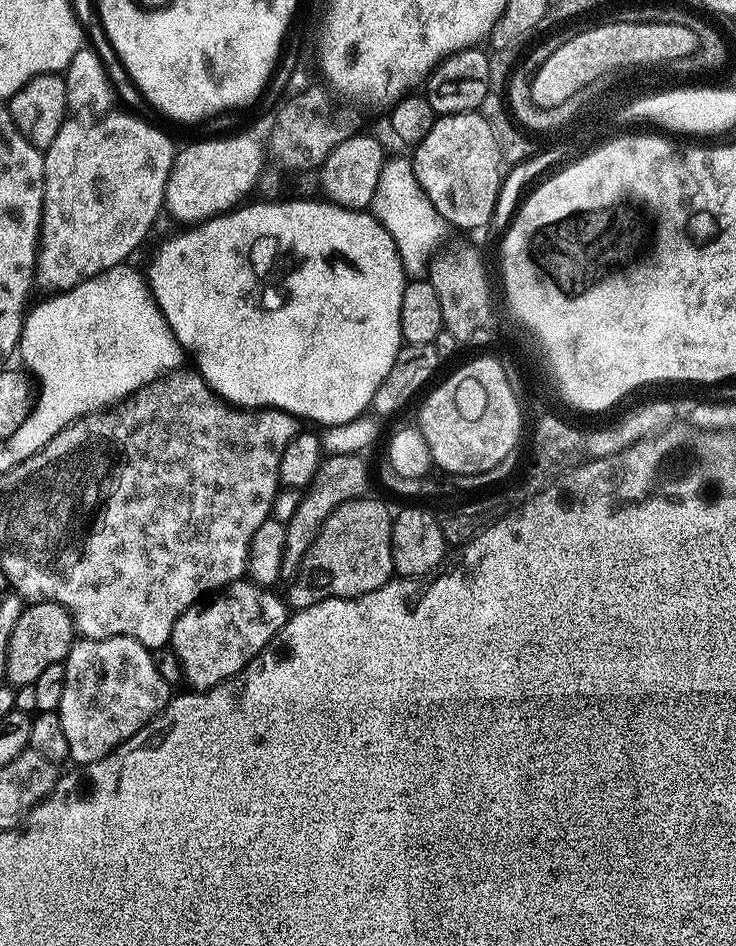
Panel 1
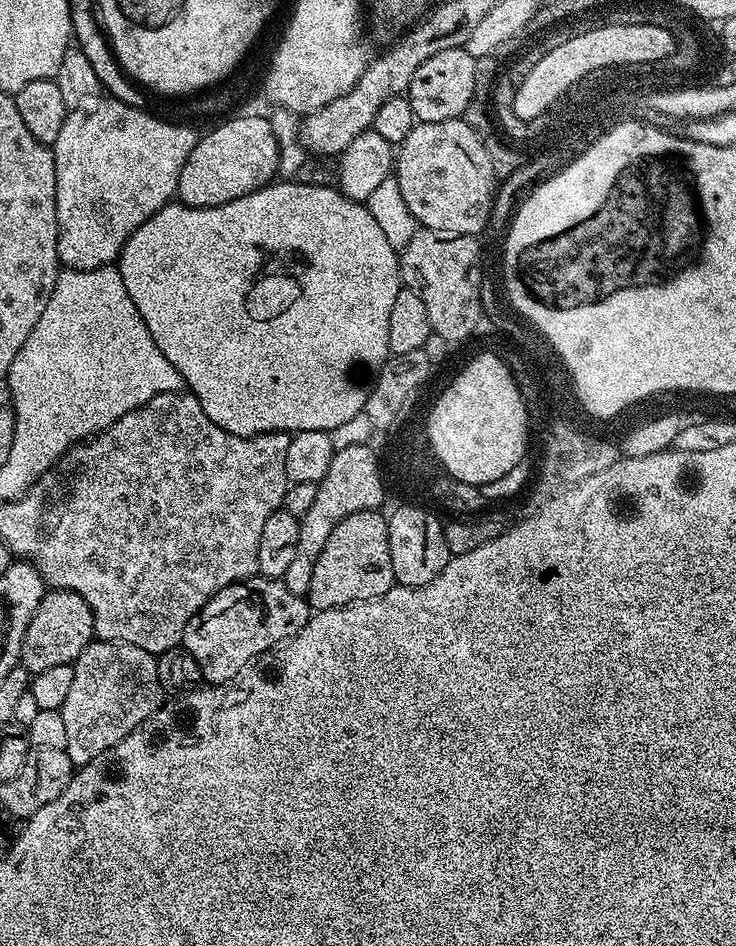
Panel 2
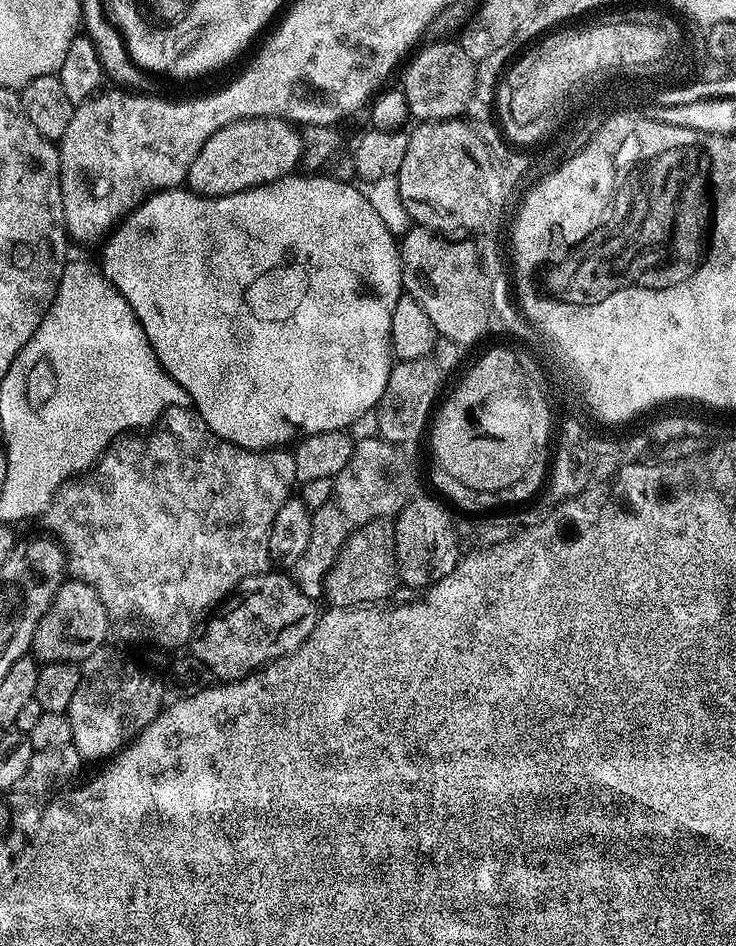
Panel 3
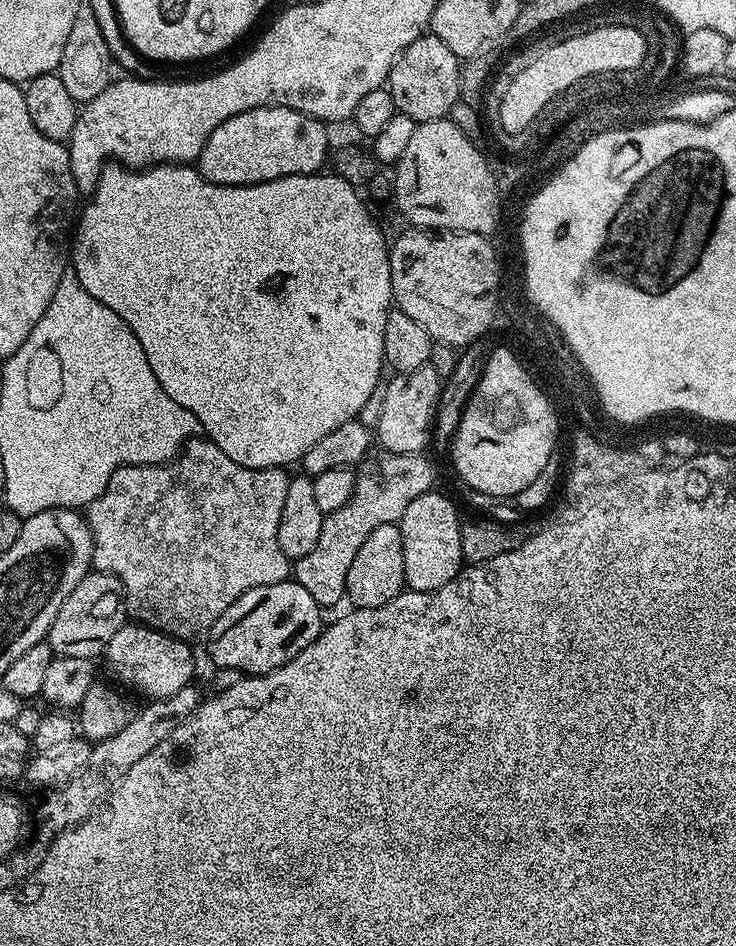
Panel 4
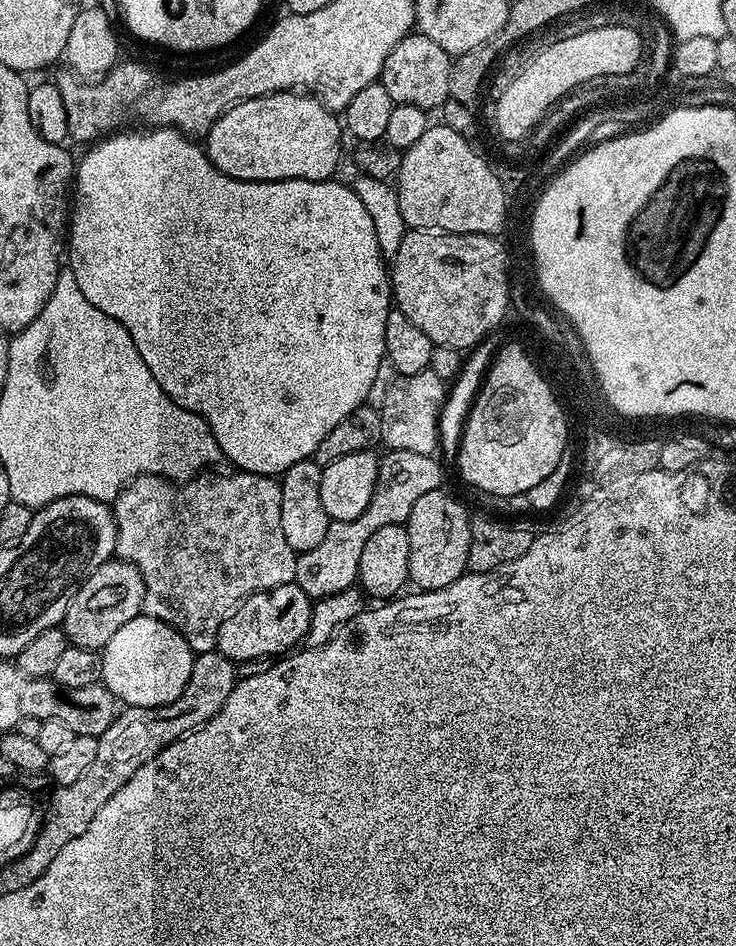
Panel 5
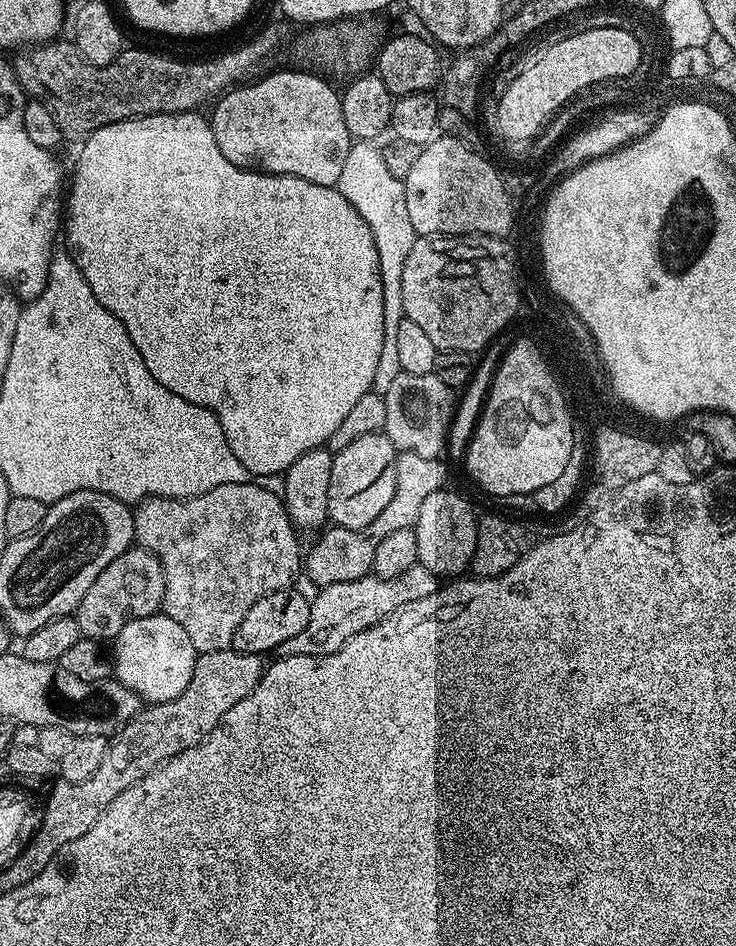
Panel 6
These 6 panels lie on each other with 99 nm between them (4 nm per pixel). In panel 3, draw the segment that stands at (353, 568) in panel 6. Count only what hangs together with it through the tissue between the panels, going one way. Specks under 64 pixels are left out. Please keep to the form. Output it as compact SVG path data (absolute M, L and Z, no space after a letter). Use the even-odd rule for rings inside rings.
M379 435L353 443L350 462L346 462L346 466L342 466L339 476L335 477L329 500L324 506L312 513L310 543L307 544L305 552L302 553L302 558L298 558L298 562L294 562L294 566L290 569L292 581L298 586L298 590L302 590L302 594L306 594L306 598L317 602L325 599L324 583L330 570L344 549L345 542L359 528L366 526L371 520L394 518L417 495L418 489L416 487L420 484L420 476L416 473L415 466L400 452L403 451L397 445L381 440Z

